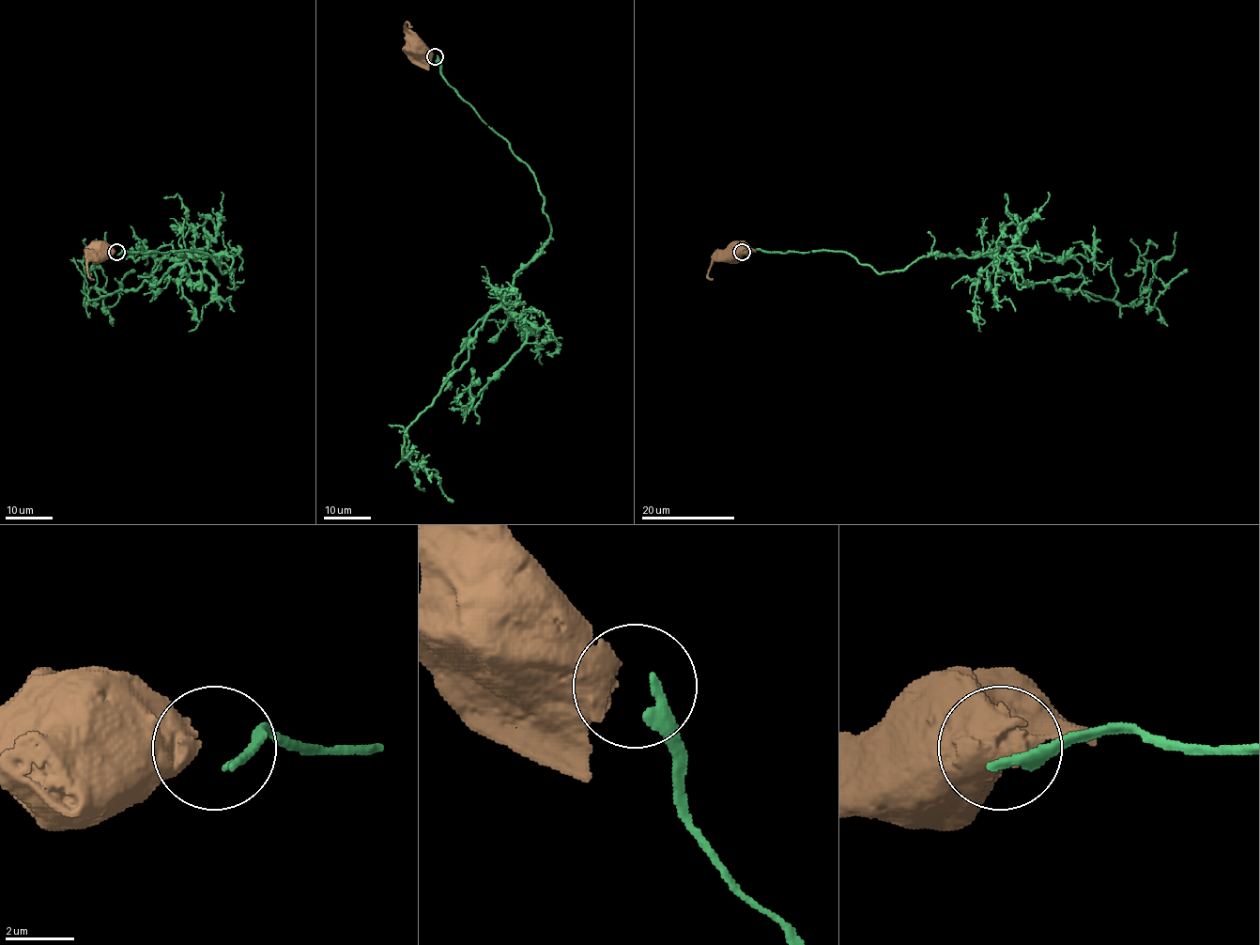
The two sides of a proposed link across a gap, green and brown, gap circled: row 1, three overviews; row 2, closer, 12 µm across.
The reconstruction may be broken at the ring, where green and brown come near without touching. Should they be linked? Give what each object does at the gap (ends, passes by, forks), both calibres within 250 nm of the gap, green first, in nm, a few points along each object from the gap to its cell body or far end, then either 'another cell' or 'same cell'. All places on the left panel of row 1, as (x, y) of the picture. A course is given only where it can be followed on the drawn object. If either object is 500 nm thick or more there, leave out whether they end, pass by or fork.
320 nm thick on the green side, 800 nm on the other; green runs (119, 253), (233, 262), (188, 254), (84, 304), (93, 287), (112, 306), (135, 271); brown runs (115, 251), (98, 254); another cell

